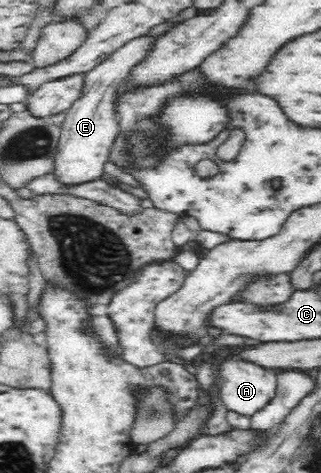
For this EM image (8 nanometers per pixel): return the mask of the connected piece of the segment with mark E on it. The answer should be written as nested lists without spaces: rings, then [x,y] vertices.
[[[139,36],[122,45],[107,59],[104,59],[91,71],[85,72],[82,97],[64,111],[65,121],[61,125],[57,151],[53,155],[53,167],[50,175],[61,185],[79,185],[99,179],[103,175],[103,166],[109,162],[111,147],[120,133],[115,109],[115,92],[129,70],[146,54],[155,37]]]

